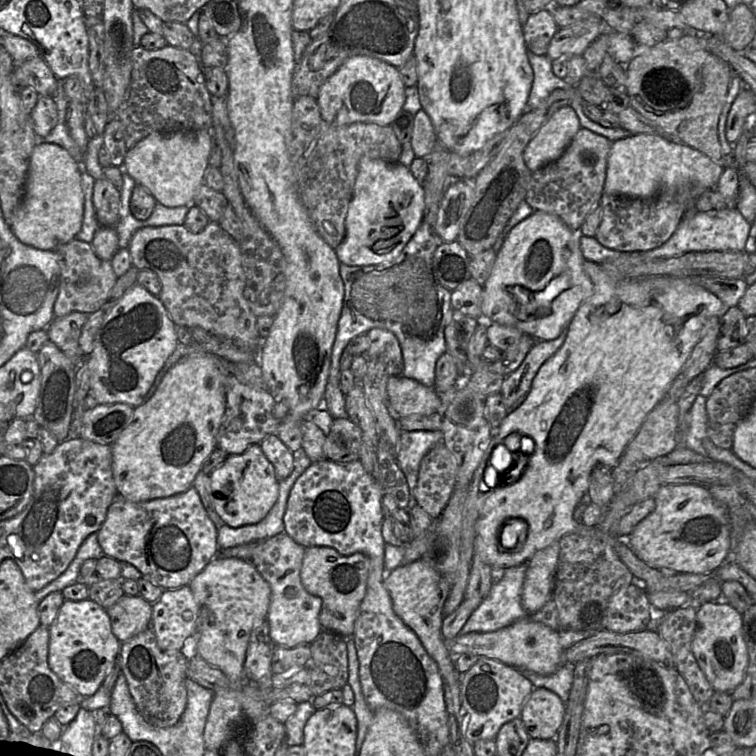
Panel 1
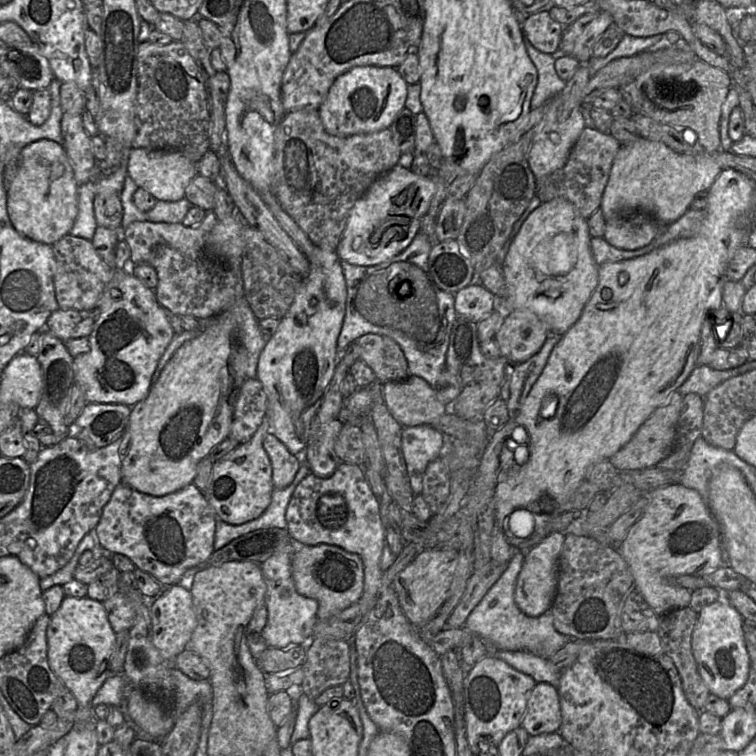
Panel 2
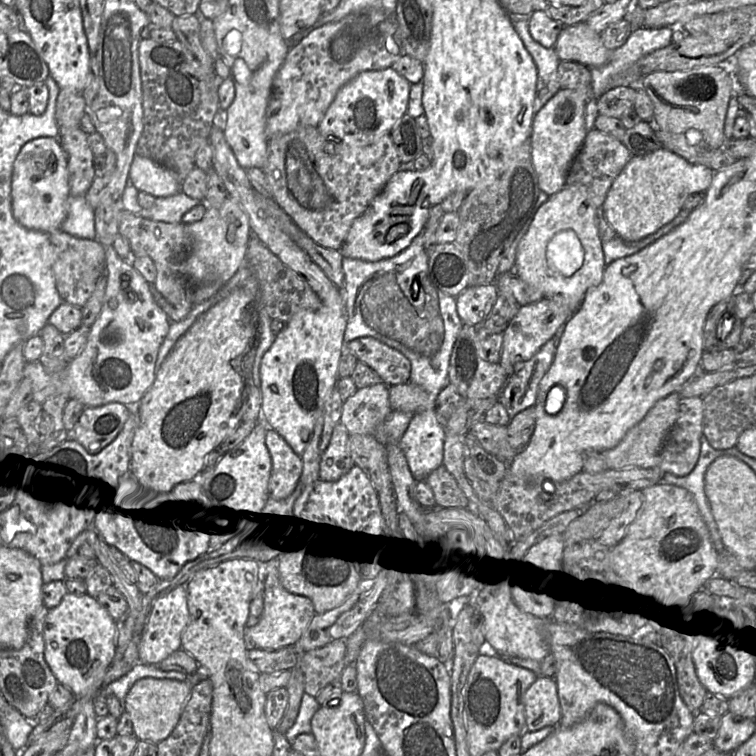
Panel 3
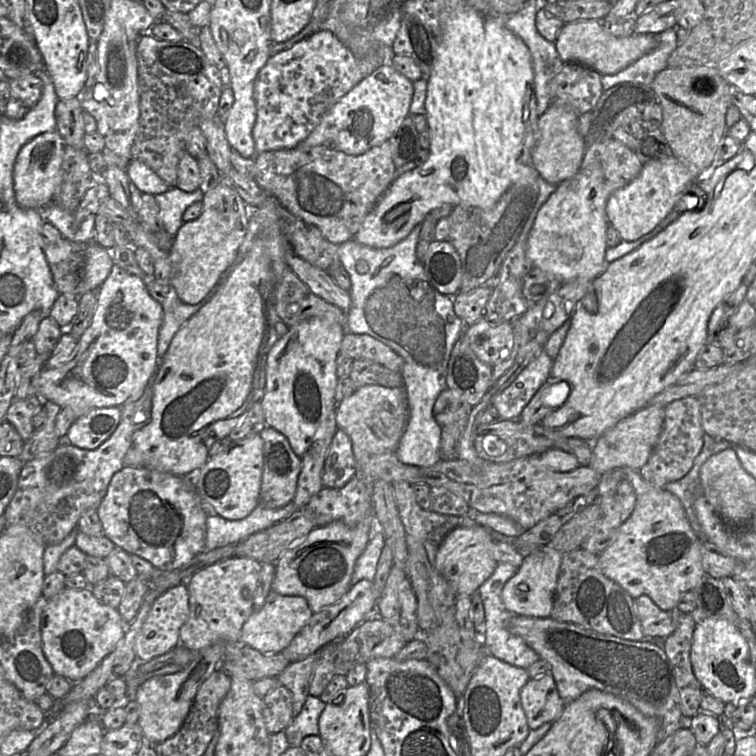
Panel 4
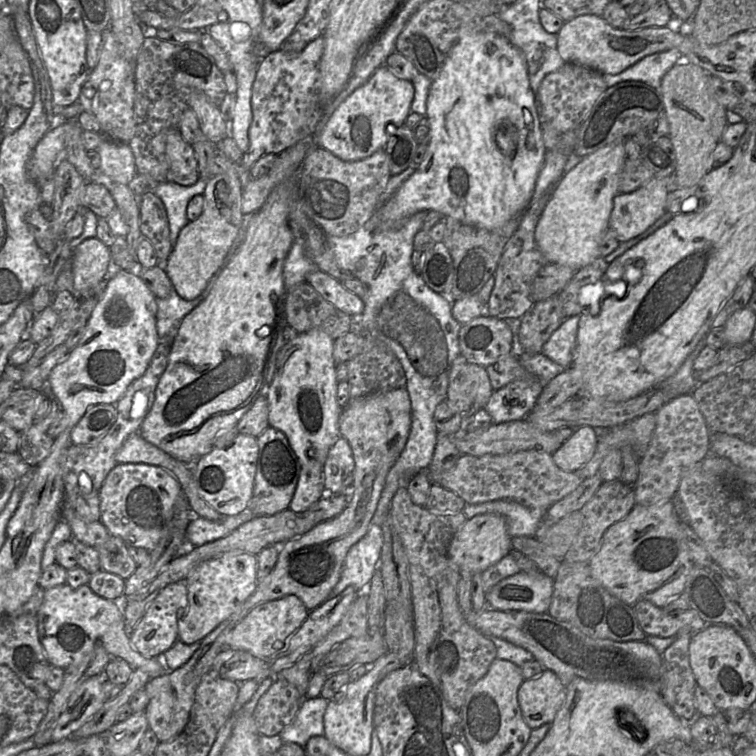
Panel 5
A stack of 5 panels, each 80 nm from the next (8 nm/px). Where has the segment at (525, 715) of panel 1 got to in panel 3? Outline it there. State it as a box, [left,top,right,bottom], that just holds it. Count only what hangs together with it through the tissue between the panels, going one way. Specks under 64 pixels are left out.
[524,676,561,731]

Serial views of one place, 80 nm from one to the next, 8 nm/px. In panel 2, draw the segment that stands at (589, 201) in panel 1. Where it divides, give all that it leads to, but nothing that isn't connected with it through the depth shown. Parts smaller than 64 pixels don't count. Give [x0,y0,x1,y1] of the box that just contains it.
[535,126,622,219]

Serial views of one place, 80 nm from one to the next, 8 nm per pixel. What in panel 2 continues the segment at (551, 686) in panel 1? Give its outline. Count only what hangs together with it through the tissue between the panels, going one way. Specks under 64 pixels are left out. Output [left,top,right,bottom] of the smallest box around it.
[492,651,562,688]

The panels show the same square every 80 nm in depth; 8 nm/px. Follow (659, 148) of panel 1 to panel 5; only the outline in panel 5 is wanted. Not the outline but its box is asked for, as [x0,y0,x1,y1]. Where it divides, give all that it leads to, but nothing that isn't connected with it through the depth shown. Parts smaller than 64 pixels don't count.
[609,177,673,243]

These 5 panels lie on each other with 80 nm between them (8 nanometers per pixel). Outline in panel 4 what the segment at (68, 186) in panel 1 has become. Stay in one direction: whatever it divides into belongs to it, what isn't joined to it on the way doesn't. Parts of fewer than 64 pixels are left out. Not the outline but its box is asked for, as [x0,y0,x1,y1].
[14,130,65,210]

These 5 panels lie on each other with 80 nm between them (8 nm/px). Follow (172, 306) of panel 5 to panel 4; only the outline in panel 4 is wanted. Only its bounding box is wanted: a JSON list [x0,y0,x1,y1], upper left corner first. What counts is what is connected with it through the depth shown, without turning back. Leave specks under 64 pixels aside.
[158,296,210,367]

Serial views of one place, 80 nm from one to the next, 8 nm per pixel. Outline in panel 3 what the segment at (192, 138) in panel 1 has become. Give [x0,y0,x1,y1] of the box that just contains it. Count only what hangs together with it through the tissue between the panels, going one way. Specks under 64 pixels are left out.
[129,154,182,197]

